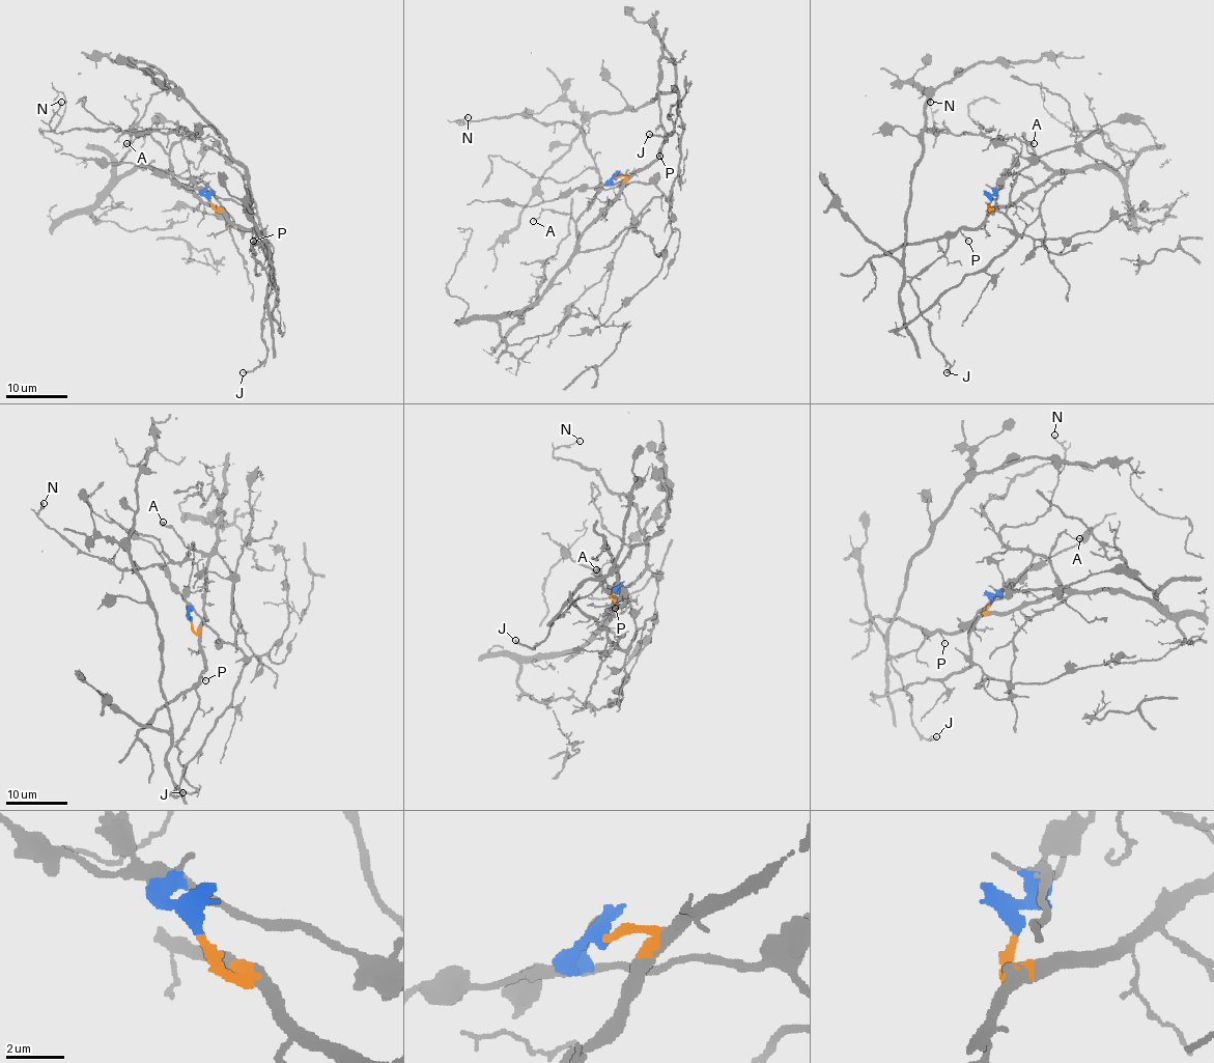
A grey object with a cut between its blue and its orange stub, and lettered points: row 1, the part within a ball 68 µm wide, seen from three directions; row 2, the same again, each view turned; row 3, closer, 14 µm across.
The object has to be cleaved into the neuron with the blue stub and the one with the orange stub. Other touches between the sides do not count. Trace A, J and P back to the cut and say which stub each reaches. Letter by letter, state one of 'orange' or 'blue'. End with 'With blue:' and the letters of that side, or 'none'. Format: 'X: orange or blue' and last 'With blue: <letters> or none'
A: orange
J: orange
P: orange
With blue: none

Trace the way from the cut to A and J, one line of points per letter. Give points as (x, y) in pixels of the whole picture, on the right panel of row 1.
A: (990, 202), (990, 208), (1006, 208), (1034, 192), (1052, 173), (1027, 150), (1023, 136), (1034, 142)
J: (990, 202), (980, 225), (961, 228), (910, 282), (919, 310), (929, 326), (929, 339), (951, 365), (946, 373)

